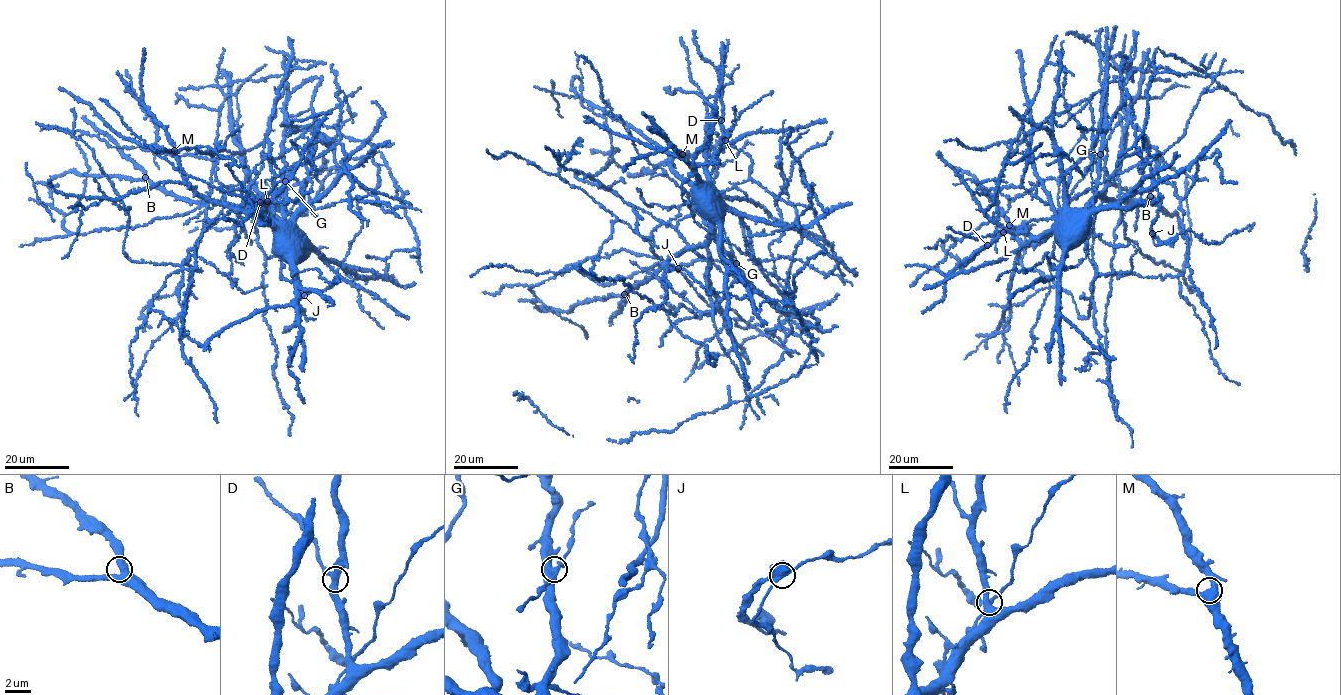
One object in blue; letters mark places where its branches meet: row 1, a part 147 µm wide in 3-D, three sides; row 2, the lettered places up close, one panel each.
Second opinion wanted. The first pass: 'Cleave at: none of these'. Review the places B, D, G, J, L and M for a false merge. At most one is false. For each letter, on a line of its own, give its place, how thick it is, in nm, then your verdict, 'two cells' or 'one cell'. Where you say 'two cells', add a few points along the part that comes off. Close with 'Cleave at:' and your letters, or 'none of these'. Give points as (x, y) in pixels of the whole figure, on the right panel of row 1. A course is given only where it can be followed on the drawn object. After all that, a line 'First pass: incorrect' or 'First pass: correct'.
B: (1150, 196) | 440 nm | one cell
D: (987, 245) | 440 nm | one cell
G: (1100, 154) | 460 nm | one cell
J: (1152, 233) | 480 nm | two cells | (1152, 233), (1162, 242), (1189, 230), (1202, 240), (1217, 243), (1251, 226), (1249, 231)
L: (1003, 232) | 400 nm | one cell
M: (1009, 225) | 500 nm | one cell
Cleave at: J
First pass: incorrect

